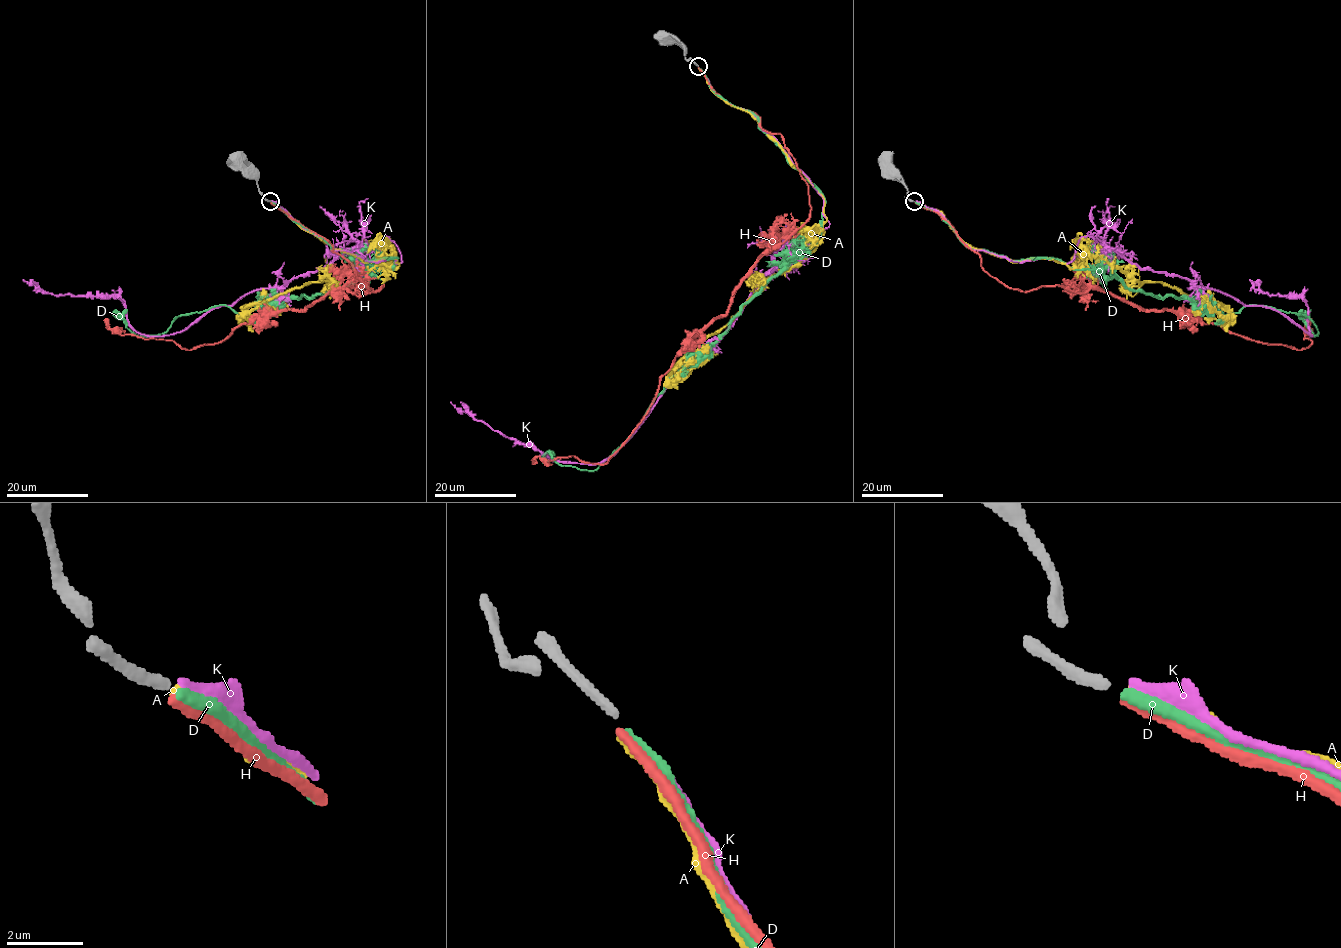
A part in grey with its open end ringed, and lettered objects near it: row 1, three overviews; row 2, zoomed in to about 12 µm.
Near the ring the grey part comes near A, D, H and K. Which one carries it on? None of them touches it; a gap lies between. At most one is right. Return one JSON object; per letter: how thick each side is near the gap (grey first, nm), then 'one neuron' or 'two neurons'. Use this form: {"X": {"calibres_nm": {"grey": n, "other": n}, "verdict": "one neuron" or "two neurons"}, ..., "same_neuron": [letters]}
{"A": {"calibres_nm": {"grey": 260, "other": 240}, "verdict": "two neurons"}, "D": {"calibres_nm": {"grey": 260, "other": 280}, "verdict": "one neuron"}, "H": {"calibres_nm": {"grey": 260, "other": 240}, "verdict": "two neurons"}, "K": {"calibres_nm": {"grey": 260, "other": 220}, "verdict": "two neurons"}, "same_neuron": ["D"]}

